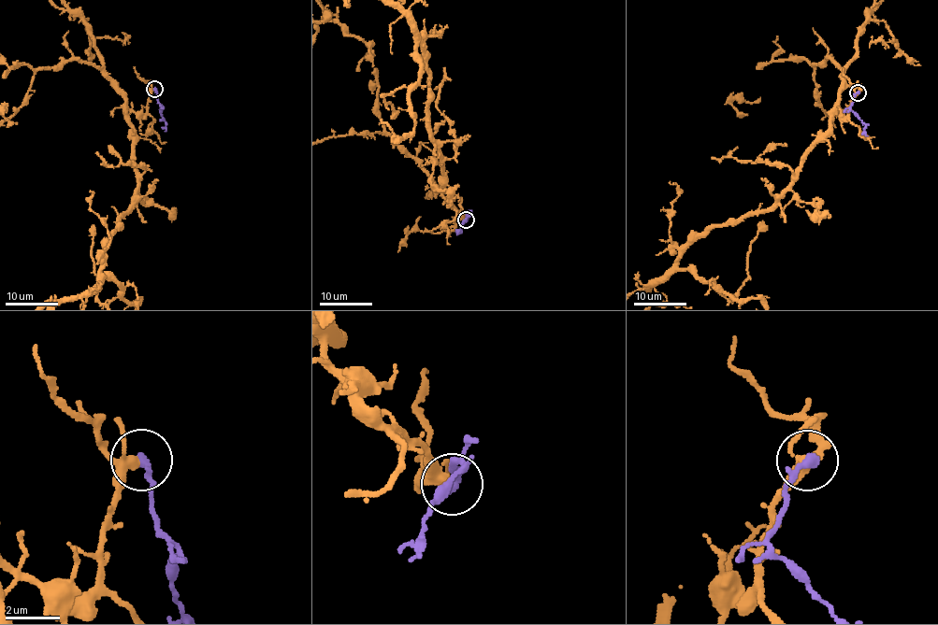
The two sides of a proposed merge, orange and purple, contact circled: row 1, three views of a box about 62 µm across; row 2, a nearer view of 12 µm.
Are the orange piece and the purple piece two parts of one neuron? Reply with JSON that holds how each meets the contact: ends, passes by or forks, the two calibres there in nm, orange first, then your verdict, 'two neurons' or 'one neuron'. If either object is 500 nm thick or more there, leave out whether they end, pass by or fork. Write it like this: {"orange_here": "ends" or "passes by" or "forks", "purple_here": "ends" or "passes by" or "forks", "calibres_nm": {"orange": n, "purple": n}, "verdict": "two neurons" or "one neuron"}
{"orange_here": "forks", "purple_here": "ends", "calibres_nm": {"orange": 280, "purple": 320}, "verdict": "two neurons"}

